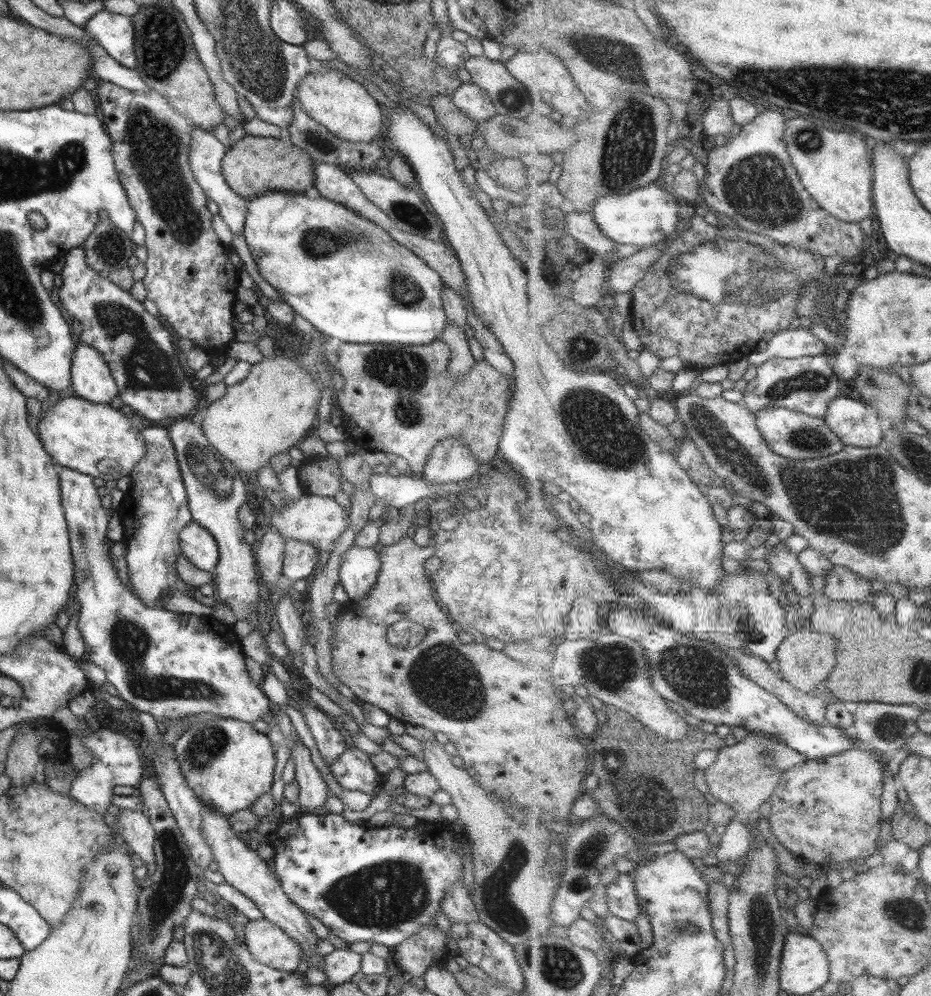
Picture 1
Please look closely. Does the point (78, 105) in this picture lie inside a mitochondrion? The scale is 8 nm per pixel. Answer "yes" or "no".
no

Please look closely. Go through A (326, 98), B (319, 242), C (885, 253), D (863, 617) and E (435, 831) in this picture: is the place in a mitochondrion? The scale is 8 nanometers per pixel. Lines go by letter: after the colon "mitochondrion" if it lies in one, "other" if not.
A: other
B: mitochondrion
C: other
D: other
E: other

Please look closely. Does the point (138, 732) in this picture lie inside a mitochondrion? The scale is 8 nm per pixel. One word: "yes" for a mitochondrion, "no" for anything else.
no

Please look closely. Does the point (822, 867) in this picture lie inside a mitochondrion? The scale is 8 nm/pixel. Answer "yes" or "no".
no

